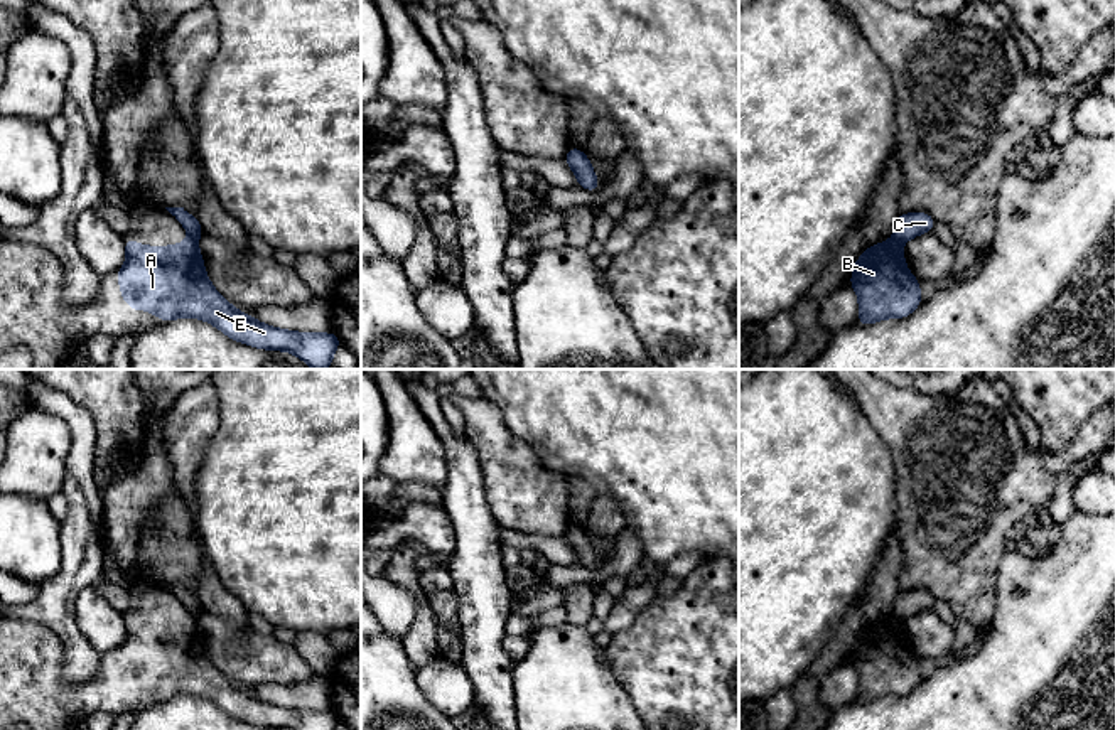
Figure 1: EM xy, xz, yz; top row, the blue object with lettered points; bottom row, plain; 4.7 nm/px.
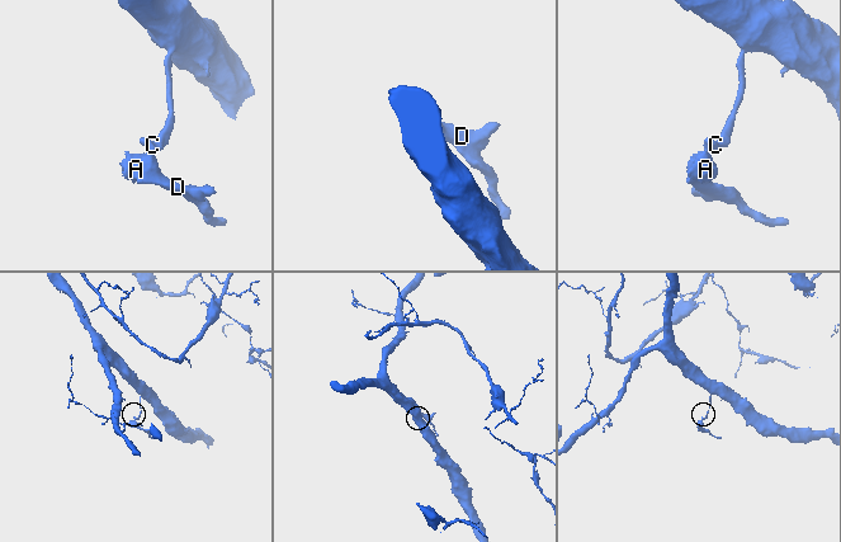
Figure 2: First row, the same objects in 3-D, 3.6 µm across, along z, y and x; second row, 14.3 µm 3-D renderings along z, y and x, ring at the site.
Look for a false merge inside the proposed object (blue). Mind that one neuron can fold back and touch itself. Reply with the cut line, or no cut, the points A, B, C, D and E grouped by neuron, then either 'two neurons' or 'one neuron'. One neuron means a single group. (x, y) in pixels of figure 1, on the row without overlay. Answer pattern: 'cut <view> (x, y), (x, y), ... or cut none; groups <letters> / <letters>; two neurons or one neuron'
cut xy (193, 614), (196, 619); groups A B D E / C; two neurons

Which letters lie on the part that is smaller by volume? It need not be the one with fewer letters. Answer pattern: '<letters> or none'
A, B, D, E

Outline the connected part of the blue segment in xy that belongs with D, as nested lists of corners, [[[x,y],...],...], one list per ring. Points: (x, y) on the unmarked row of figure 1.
[[[123,615],[127,639],[116,649],[121,676],[132,688],[154,690],[170,700],[180,695],[201,696],[236,720],[256,727],[287,730],[336,730],[341,717],[327,711],[294,710],[258,700],[240,690],[213,664],[194,615],[167,625],[137,622]]]

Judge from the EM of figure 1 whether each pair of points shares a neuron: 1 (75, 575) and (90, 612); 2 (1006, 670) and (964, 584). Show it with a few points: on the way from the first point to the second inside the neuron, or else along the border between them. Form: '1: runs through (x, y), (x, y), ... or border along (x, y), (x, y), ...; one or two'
1: border along (90, 585), (76, 601), (76, 626), (81, 631); two
2: border along (996, 594), (991, 631), (982, 641); two

